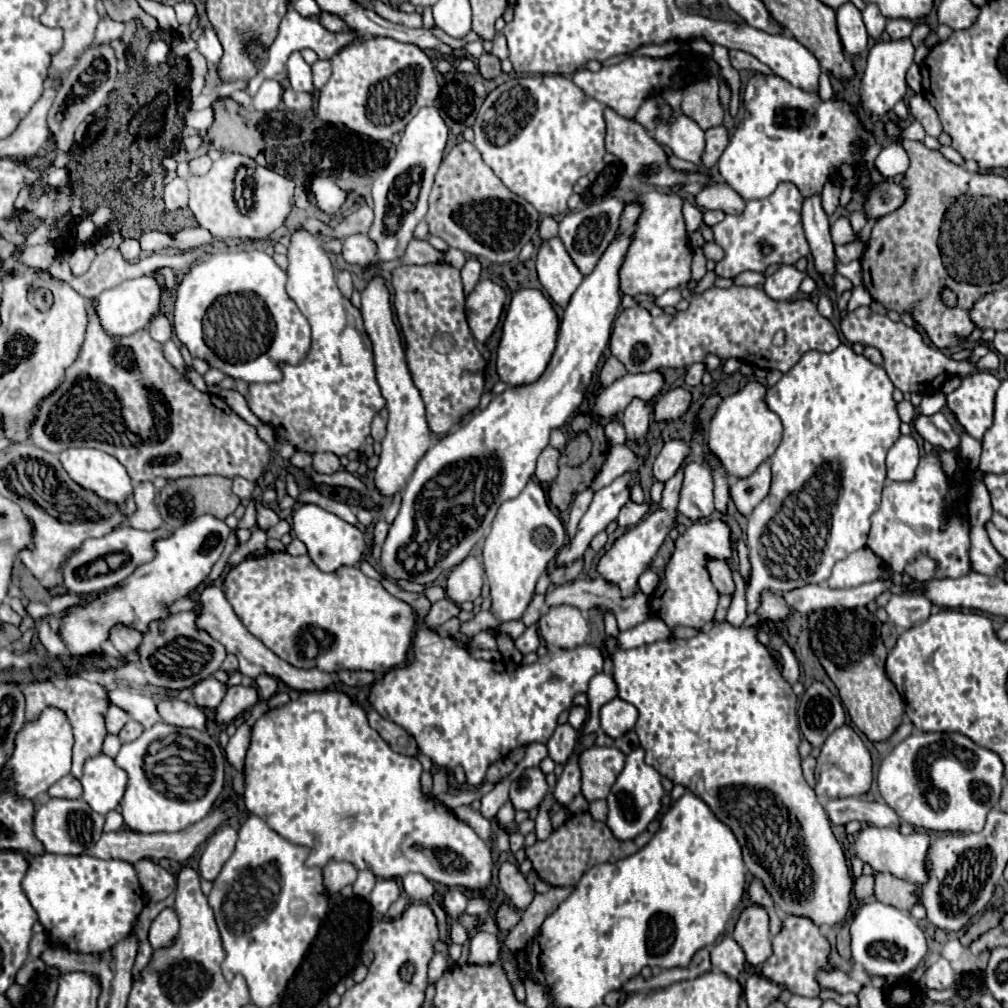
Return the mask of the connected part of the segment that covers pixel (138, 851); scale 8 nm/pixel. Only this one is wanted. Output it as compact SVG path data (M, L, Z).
M226 801L222 807L212 809L208 813L208 817L204 817L202 821L198 821L196 825L190 825L188 829L184 829L180 833L138 833L138 831L130 831L130 829L122 829L116 833L104 833L100 837L100 841L92 849L86 849L84 853L92 855L92 857L100 857L100 859L122 859L128 863L136 863L144 857L150 857L152 861L168 857L168 859L184 863L198 849L198 845L204 843L206 837L210 833L214 833L214 829L218 825L222 825L222 821L226 821L230 815L234 815L234 811L236 811L236 805L232 801Z

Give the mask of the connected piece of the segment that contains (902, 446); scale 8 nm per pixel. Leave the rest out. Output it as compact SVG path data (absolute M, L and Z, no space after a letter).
M900 437L888 451L886 477L890 481L910 481L914 477L918 461L920 451L914 437Z

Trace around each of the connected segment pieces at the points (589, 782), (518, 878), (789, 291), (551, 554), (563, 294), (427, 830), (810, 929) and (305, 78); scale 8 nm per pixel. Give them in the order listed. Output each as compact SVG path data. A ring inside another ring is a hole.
M590 747L580 755L582 795L586 801L606 799L624 767L626 755L616 747Z
M502 863L500 865L500 873L498 873L498 881L502 891L506 893L508 901L518 909L524 911L532 899L534 899L534 891L530 889L526 877L518 871L516 865L512 863Z
M782 265L776 273L768 275L768 279L764 281L764 291L770 299L788 301L798 293L802 279L804 279L804 273L800 273L792 265Z
M530 481L516 499L504 501L500 505L490 535L486 537L482 557L484 557L486 581L490 585L492 613L502 623L522 619L526 607L534 597L538 577L548 569L548 563L556 557L556 553L564 543L566 543L566 529L560 517L556 517L550 511L544 491L538 483Z
M558 237L540 245L538 259L536 259L536 271L550 299L562 309L568 305L572 293L584 279Z
M334 689L302 693L296 701L290 701L282 707L270 709L268 713L264 713L254 723L252 741L250 741L246 759L244 759L244 805L250 813L264 819L284 839L288 839L296 845L310 847L310 855L308 855L308 861L306 861L308 865L324 867L328 861L348 861L356 869L368 869L376 877L382 877L382 879L402 879L406 873L416 871L416 873L422 873L424 877L428 877L432 883L440 883L440 885L446 885L446 887L462 887L464 891L468 891L472 895L484 893L484 889L488 889L490 883L492 883L492 853L490 853L490 847L476 835L476 831L472 827L468 827L464 821L460 821L440 801L426 799L422 795L420 775L422 775L422 767L420 767L418 759L410 759L410 757L404 757L404 755L392 751L388 747L388 743L382 741L378 731L374 731L368 725L364 709L360 705L356 705L348 695L344 695L340 691L334 691Z
M788 915L782 921L780 933L772 937L772 947L774 947L774 953L772 953L772 957L766 963L762 963L762 971L760 973L766 979L774 981L776 985L784 985L794 995L818 997L822 987L816 981L816 973L822 971L822 969L824 971L832 969L832 963L828 959L830 943L820 933L820 927L816 923L812 923L812 921L808 921L806 917Z
M298 51L292 53L292 57L288 57L288 81L294 91L304 91L304 93L316 91L312 83L312 69Z

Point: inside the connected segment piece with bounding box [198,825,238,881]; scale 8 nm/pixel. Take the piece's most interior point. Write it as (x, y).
(220, 845)

